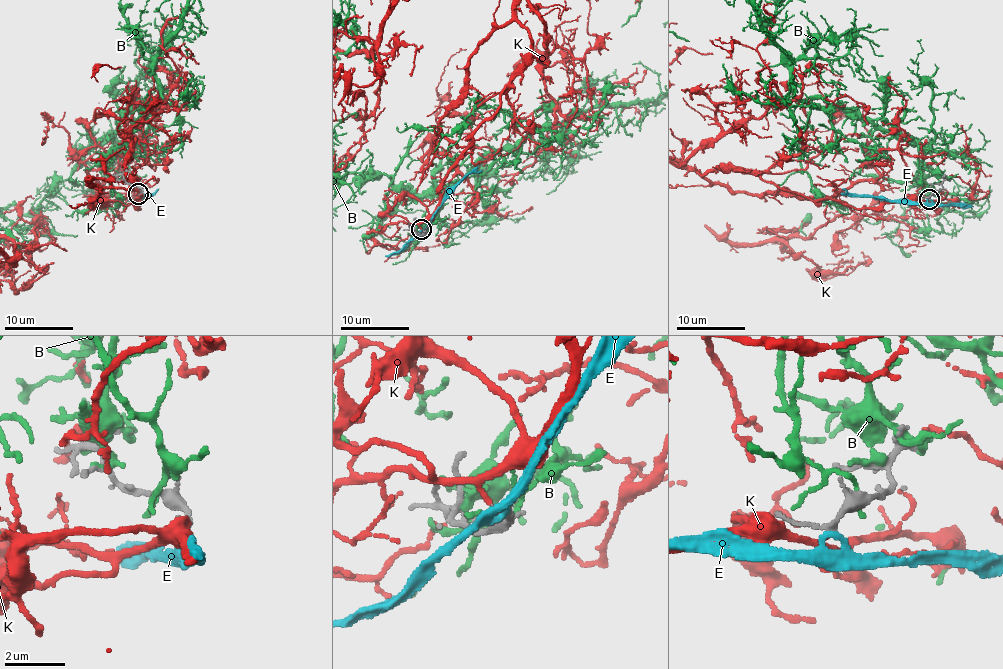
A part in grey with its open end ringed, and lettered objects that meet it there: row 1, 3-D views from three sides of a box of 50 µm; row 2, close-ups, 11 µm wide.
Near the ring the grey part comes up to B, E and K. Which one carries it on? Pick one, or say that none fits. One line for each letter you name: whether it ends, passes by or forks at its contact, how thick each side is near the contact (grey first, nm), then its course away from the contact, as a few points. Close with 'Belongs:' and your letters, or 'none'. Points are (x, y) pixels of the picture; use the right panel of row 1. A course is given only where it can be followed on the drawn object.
K: it passes by | 150/100 nm
Belongs: K

